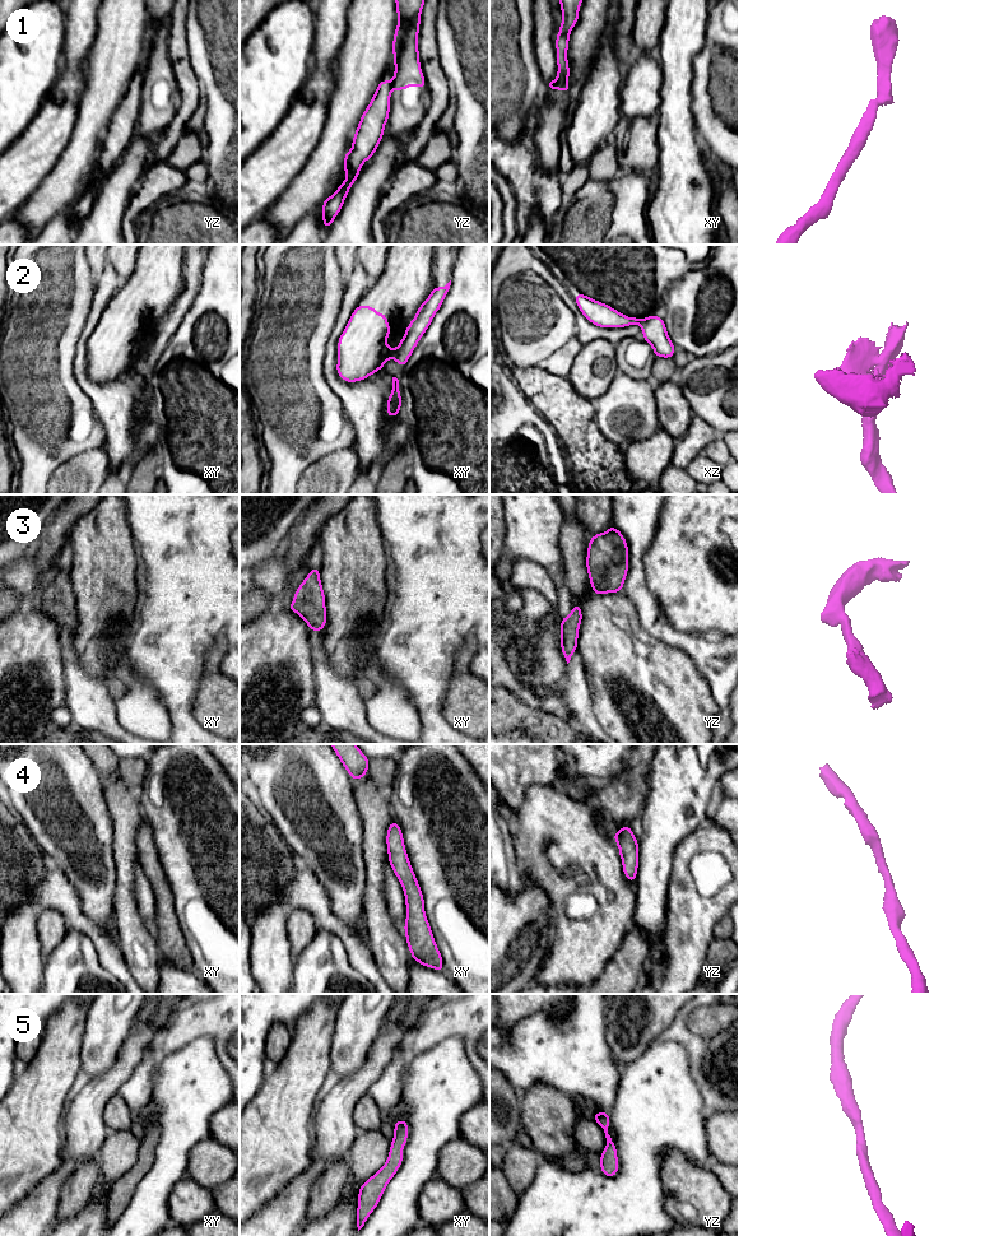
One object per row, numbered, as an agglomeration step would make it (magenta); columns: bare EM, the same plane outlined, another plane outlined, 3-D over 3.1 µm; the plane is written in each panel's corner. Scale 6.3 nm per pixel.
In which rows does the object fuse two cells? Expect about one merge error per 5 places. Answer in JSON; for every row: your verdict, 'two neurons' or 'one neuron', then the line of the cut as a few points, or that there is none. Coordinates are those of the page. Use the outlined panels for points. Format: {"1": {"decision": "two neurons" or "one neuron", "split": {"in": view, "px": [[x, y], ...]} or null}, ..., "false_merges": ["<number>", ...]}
{"1": {"decision": "two neurons", "split": {"in": "yz", "px": [[391, 80], [393, 88]]}}, "2": {"decision": "two neurons", "split": {"in": "xy", "px": [[394, 352], [391, 357]]}}, "3": {"decision": "one neuron", "split": null}, "4": {"decision": "one neuron", "split": null}, "5": {"decision": "one neuron", "split": null}, "false_merges": ["1", "2"]}

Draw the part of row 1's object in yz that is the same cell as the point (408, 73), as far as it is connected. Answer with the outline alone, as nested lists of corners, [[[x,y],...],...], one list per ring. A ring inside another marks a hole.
[[[395,0],[398,25],[392,40],[394,85],[395,90],[408,87],[426,88],[426,80],[419,68],[418,34],[424,0]]]

